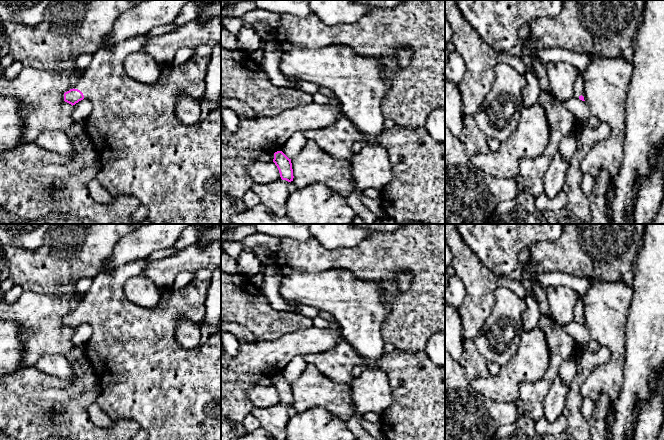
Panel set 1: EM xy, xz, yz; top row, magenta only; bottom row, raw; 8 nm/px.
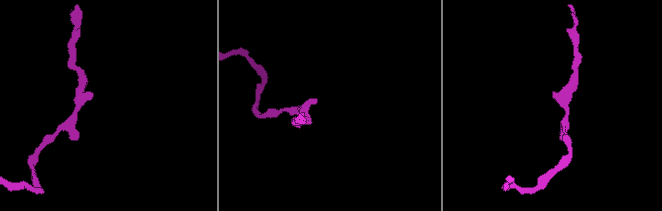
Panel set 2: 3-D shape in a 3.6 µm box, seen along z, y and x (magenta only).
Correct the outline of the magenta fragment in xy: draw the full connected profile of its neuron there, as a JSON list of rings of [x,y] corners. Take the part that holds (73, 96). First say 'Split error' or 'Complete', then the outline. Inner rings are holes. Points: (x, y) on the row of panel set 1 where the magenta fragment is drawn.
Split error. [[[139,36],[124,40],[119,44],[102,46],[92,54],[92,61],[77,85],[64,93],[64,101],[72,106],[83,99],[91,102],[92,111],[84,121],[84,131],[97,151],[100,169],[96,174],[96,179],[113,197],[131,195],[138,199],[146,208],[146,217],[152,224],[221,224],[221,96],[217,100],[217,108],[204,120],[200,119],[192,125],[185,125],[180,123],[175,117],[175,98],[180,93],[186,93],[195,99],[203,100],[207,66],[212,55],[212,47],[208,45],[197,47],[191,59],[179,66],[170,65],[162,68],[157,82],[145,84],[131,79],[126,74],[124,60],[131,53],[142,52],[148,40],[145,36]]]

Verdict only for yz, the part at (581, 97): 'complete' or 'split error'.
split error

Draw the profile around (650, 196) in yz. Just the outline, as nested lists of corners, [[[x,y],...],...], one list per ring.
[[[649,155],[651,174],[641,182],[636,206],[635,224],[654,224],[663,197],[662,159]]]

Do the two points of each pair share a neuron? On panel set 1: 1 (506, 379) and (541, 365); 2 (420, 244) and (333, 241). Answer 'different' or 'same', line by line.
1: same
2: different

